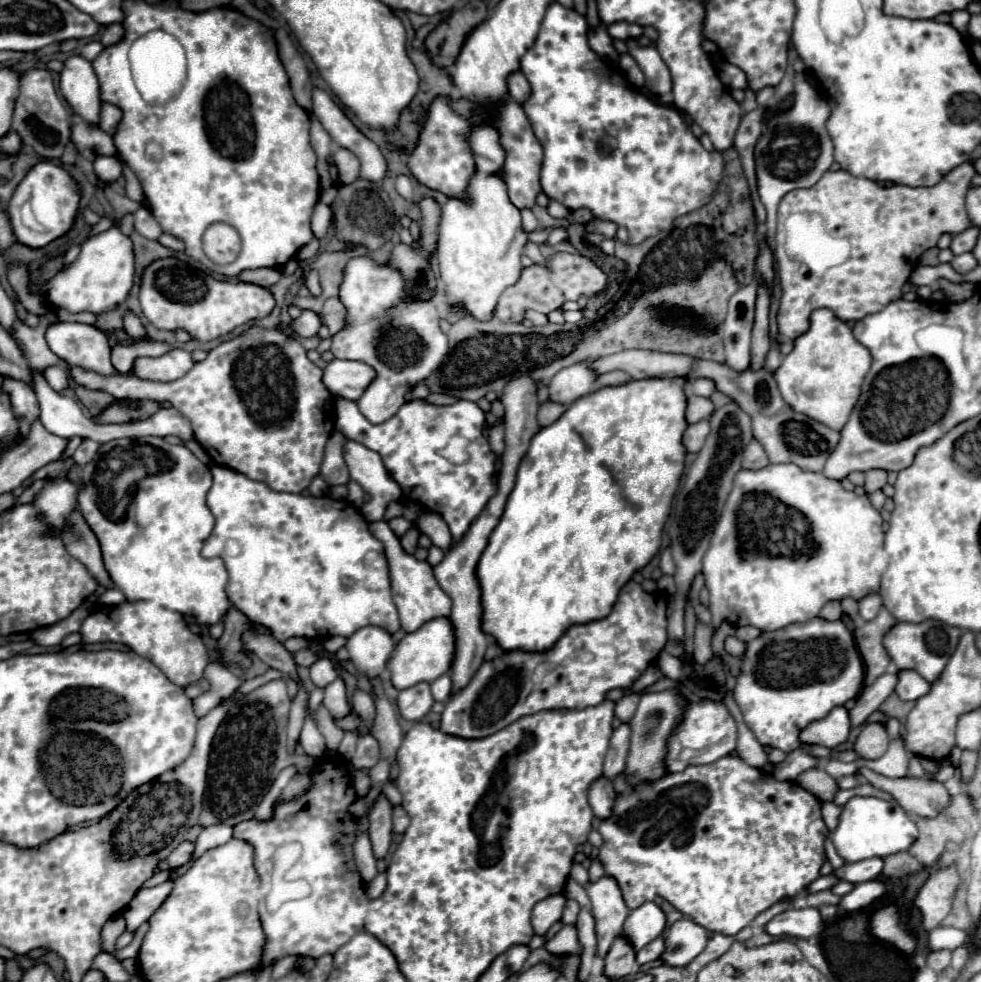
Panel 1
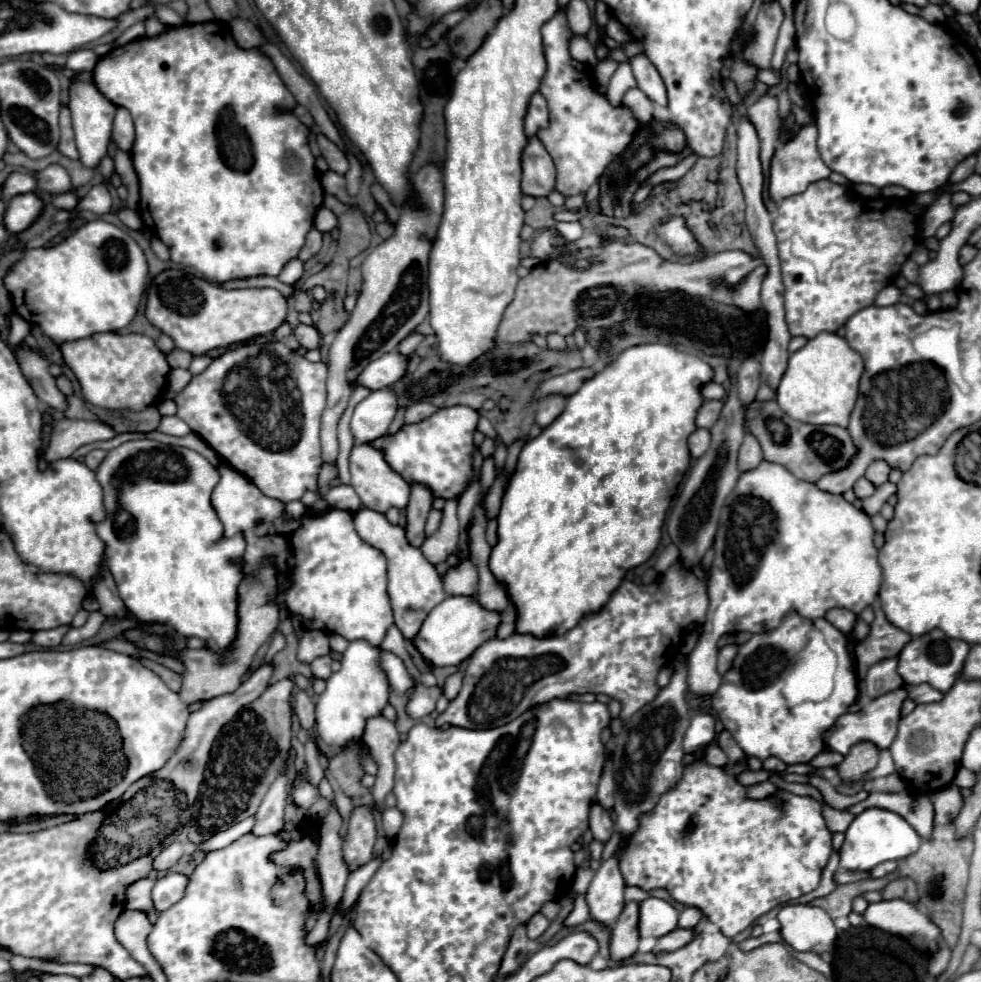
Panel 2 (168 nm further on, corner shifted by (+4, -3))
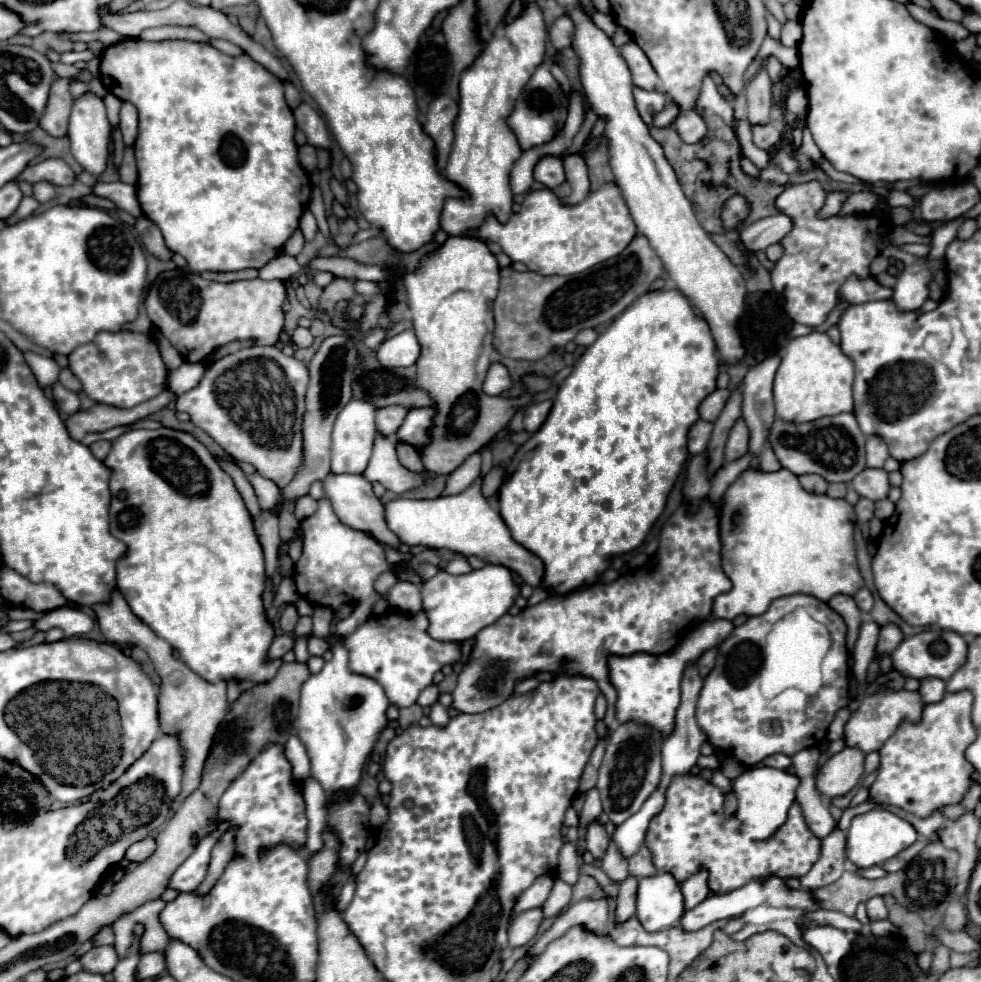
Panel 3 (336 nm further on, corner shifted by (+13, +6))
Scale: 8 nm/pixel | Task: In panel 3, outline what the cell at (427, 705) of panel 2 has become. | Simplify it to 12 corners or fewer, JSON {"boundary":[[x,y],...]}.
{"boundary":[[435,684],[419,694],[419,706],[431,706],[439,696]]}

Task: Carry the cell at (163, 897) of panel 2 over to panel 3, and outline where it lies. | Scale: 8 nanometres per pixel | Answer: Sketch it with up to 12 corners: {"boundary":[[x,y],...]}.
{"boundary":[[221,823],[173,872],[167,888],[193,892],[205,878],[209,854],[230,826]]}

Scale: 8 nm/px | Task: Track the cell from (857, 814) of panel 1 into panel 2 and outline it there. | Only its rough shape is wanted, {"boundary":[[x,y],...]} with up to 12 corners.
{"boundary":[[866,809],[846,831],[840,867],[870,871],[918,851],[898,813]]}

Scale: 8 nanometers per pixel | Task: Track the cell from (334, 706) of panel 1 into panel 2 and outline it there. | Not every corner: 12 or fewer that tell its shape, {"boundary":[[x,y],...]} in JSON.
{"boundary":[[352,641],[316,701],[326,745],[362,743],[388,705],[378,647]]}

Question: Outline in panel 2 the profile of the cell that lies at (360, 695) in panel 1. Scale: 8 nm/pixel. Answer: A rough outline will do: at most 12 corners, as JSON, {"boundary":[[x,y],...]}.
{"boundary":[[384,717],[366,723],[364,745],[378,763],[372,795],[384,811],[394,787],[396,725]]}

